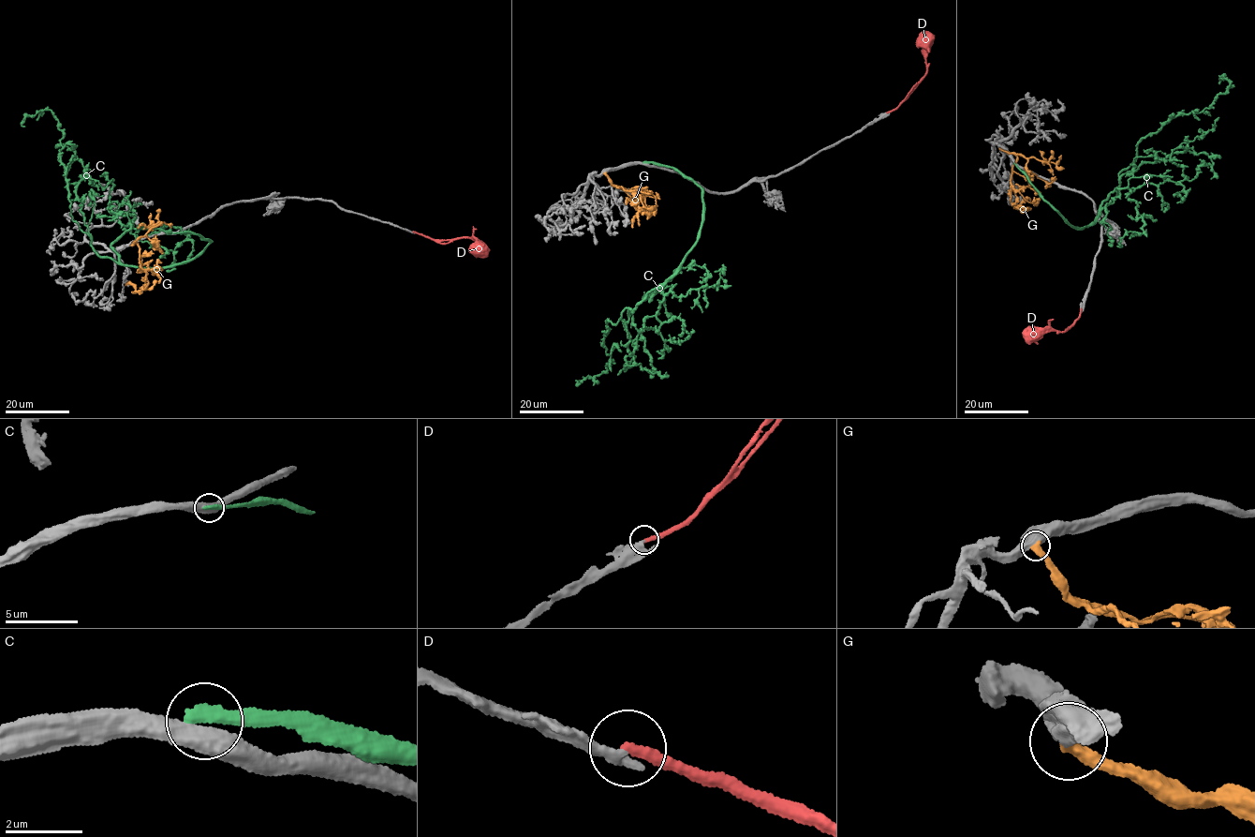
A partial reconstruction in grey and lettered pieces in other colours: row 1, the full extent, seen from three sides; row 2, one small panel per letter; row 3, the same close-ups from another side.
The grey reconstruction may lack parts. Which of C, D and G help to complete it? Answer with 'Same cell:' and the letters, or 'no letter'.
Same cell: G

